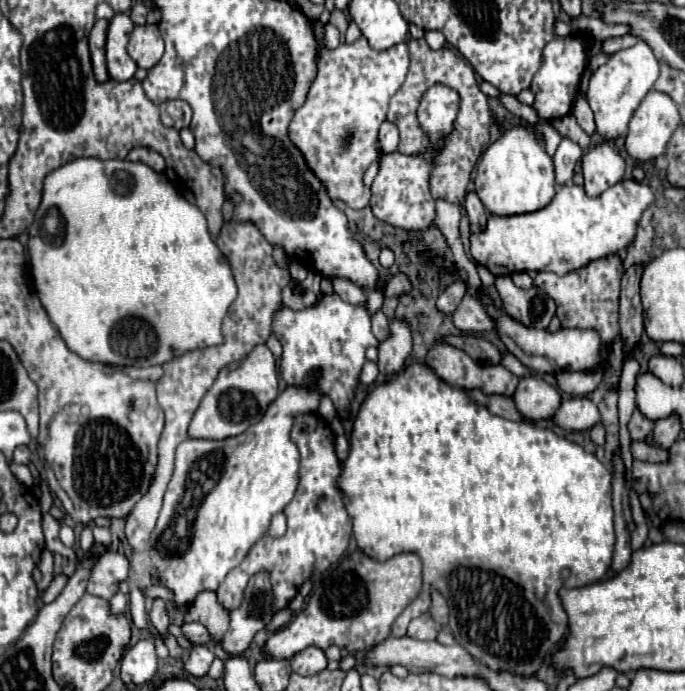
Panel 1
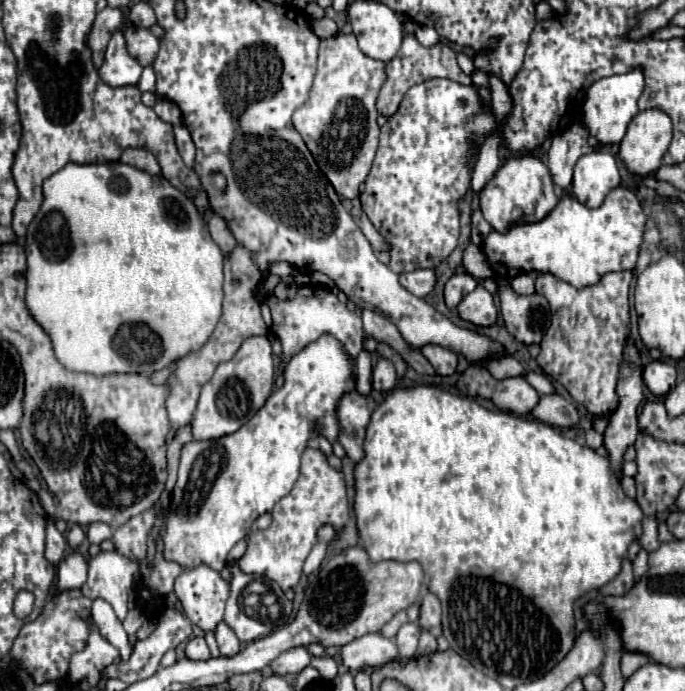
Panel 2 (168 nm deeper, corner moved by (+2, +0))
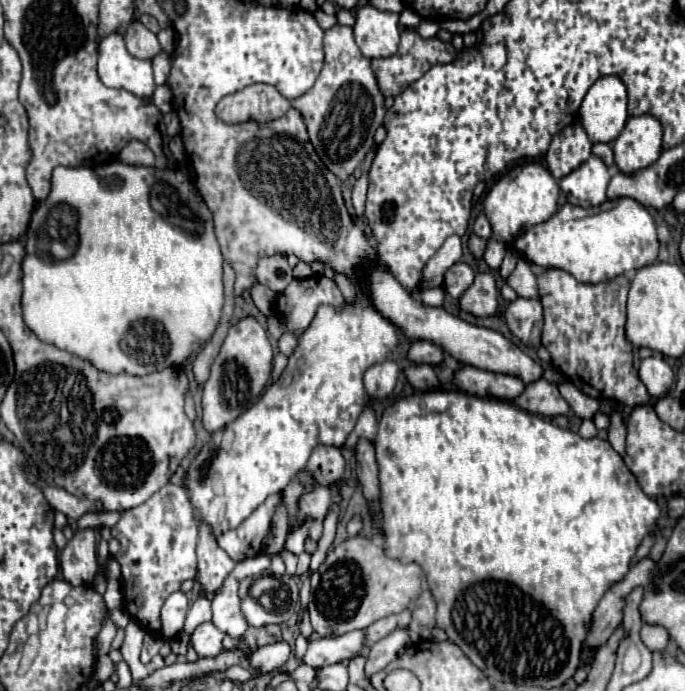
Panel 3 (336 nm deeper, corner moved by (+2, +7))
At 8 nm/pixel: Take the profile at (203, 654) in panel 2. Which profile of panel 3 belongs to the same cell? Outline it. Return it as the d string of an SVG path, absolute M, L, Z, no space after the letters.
M200 623L192 633L192 643L200 657L216 657L224 651L222 647L224 637L226 633L214 627L214 623Z

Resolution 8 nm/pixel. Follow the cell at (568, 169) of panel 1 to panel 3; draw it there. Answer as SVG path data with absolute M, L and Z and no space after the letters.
M576 121L564 127L554 139L546 155L546 163L554 179L562 179L592 155L592 143L584 127Z

